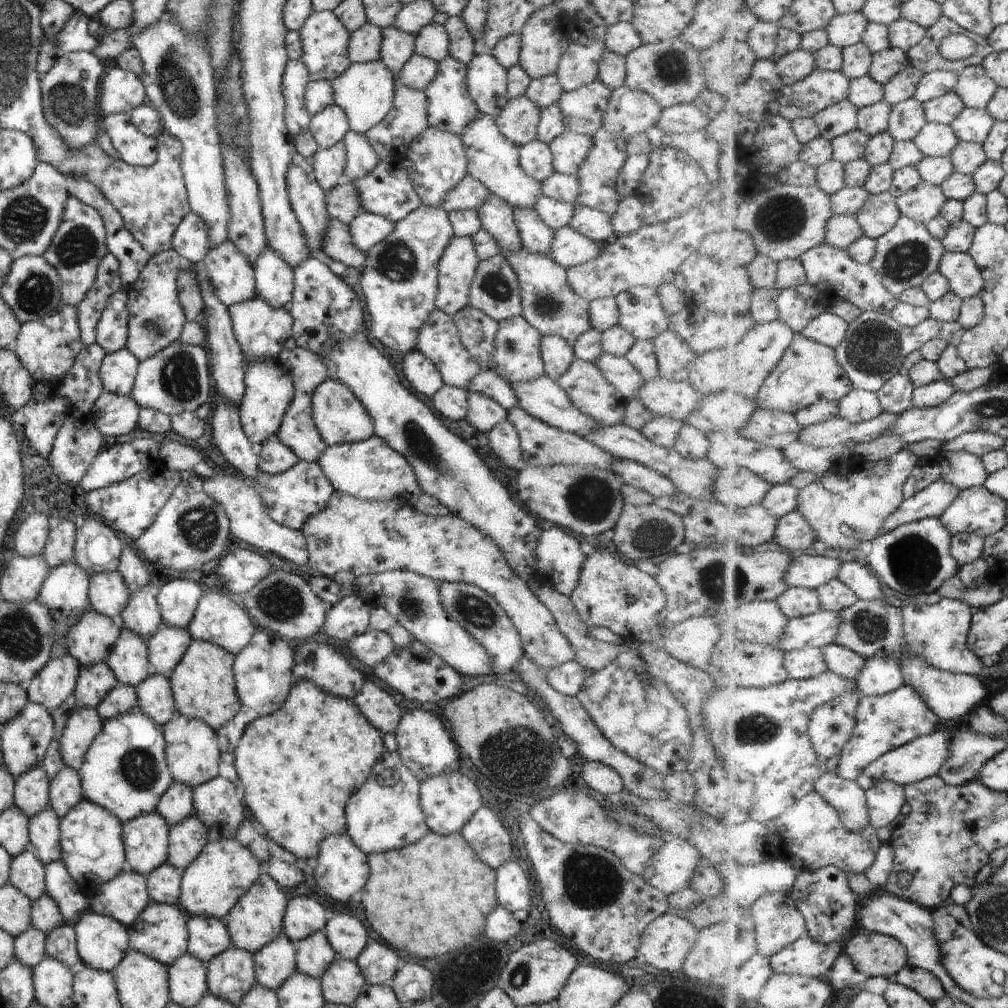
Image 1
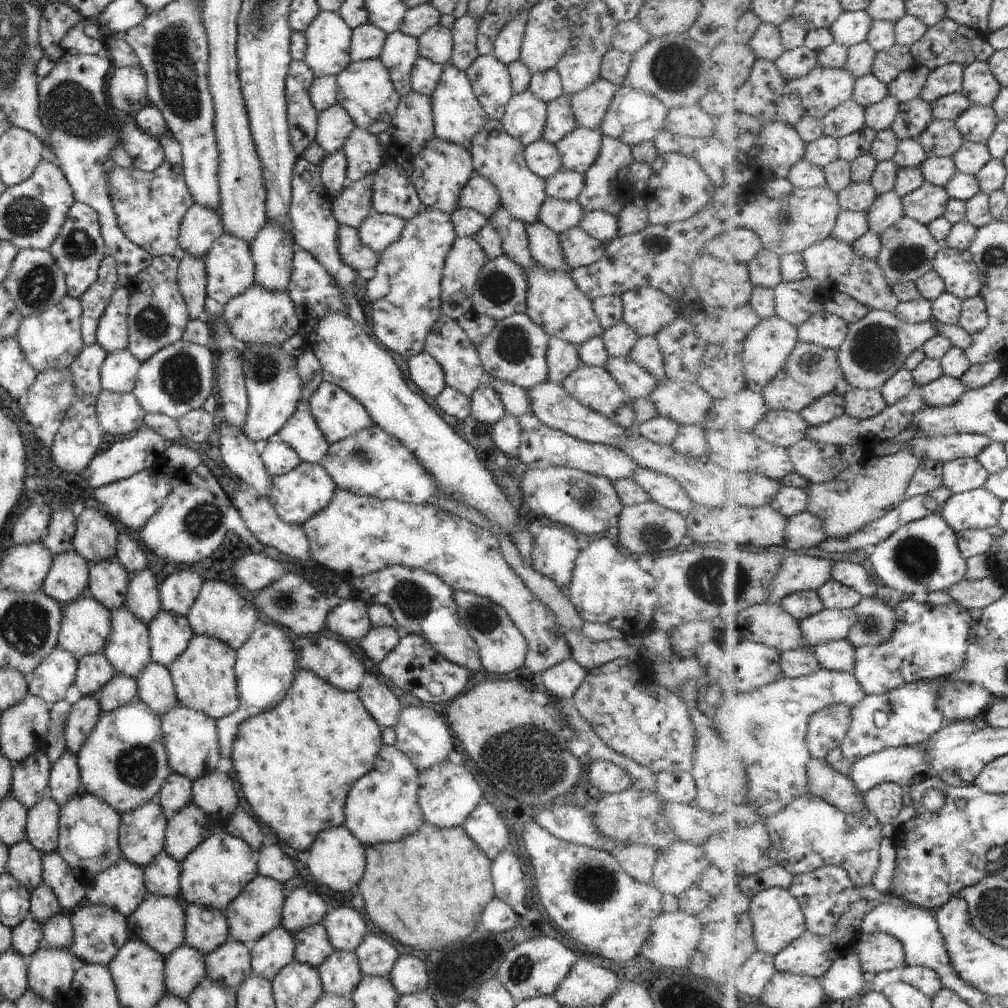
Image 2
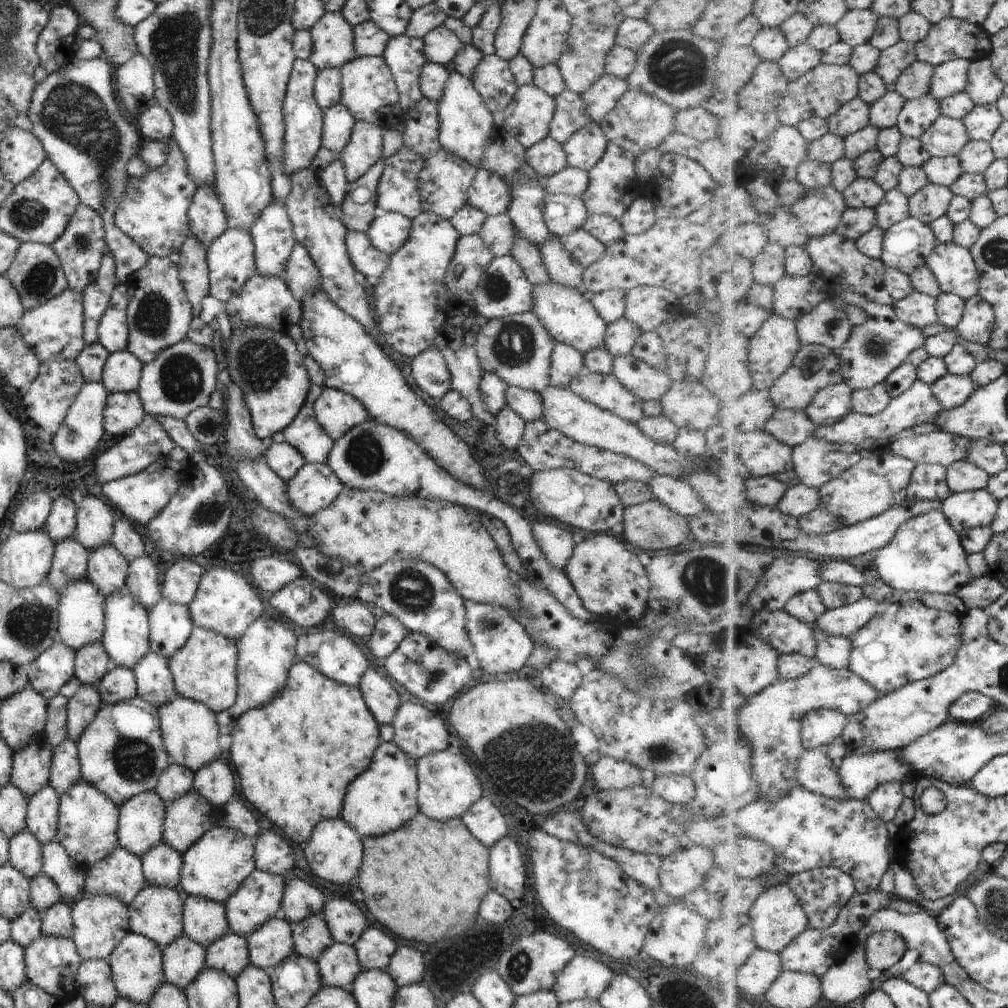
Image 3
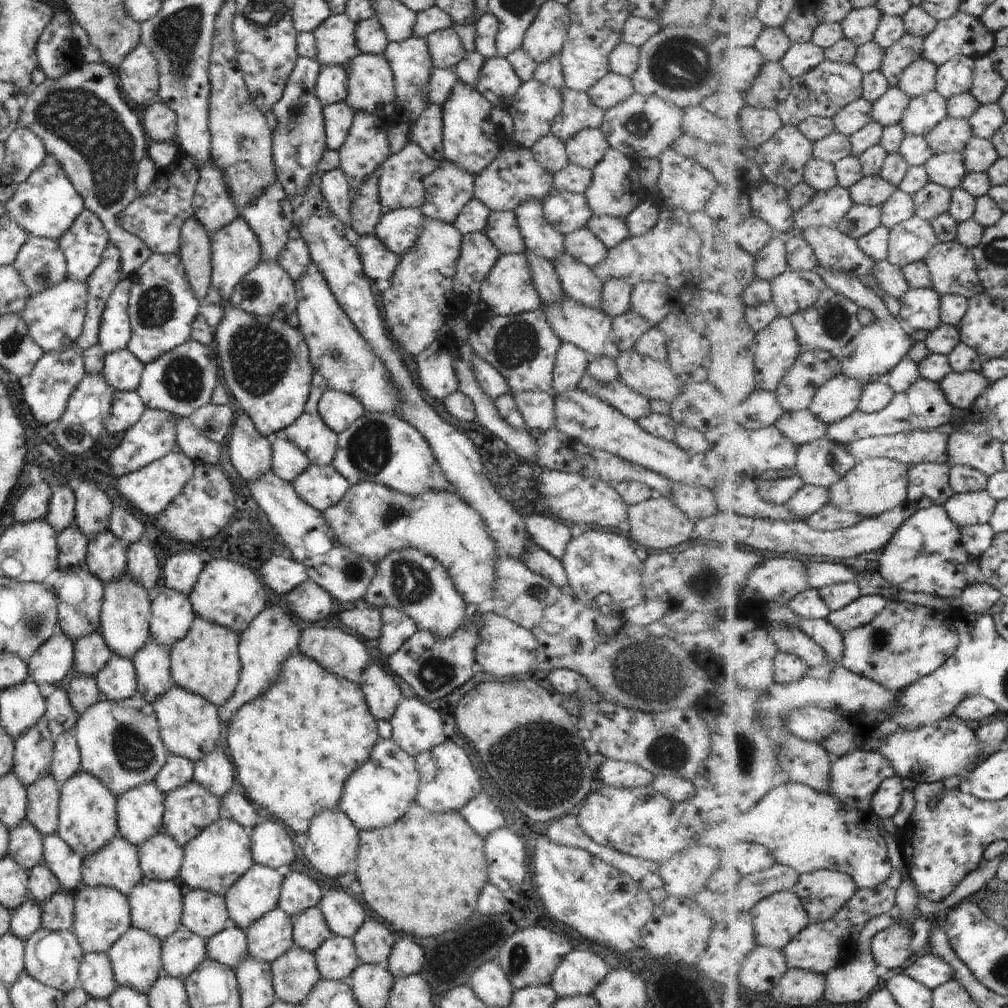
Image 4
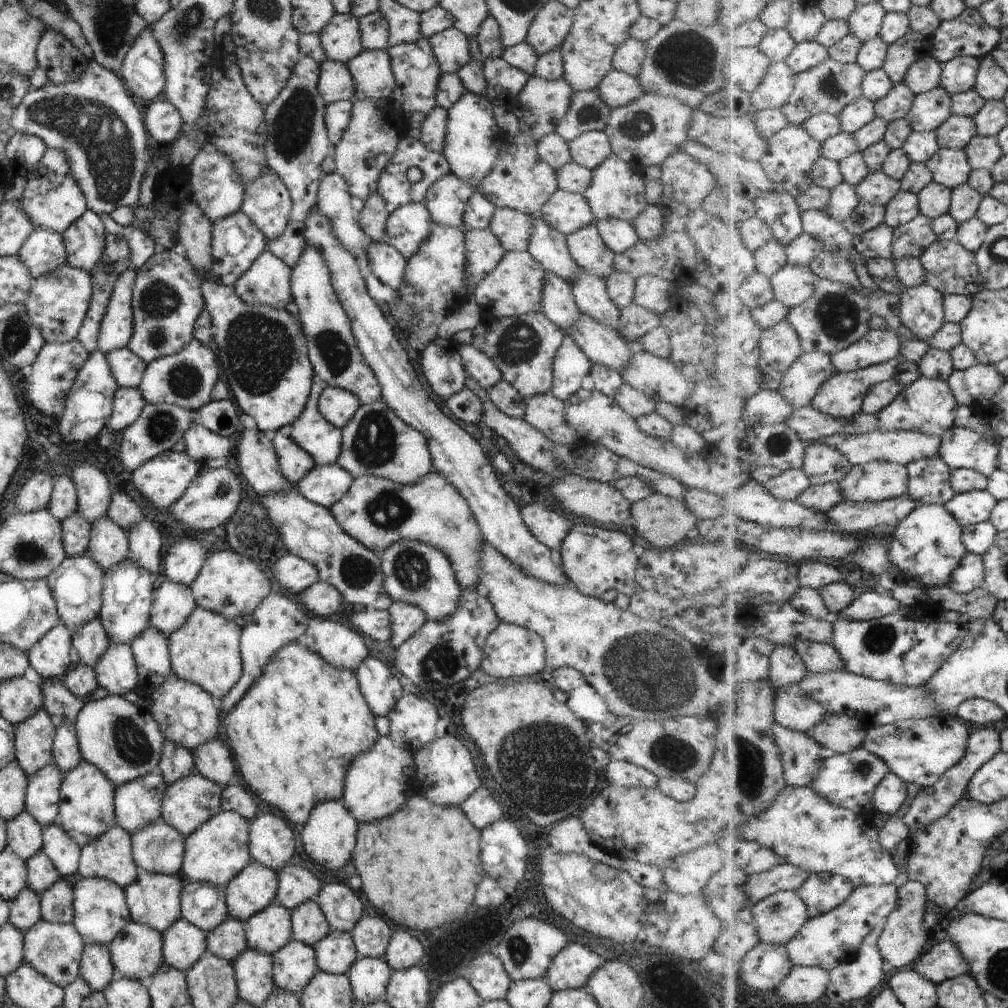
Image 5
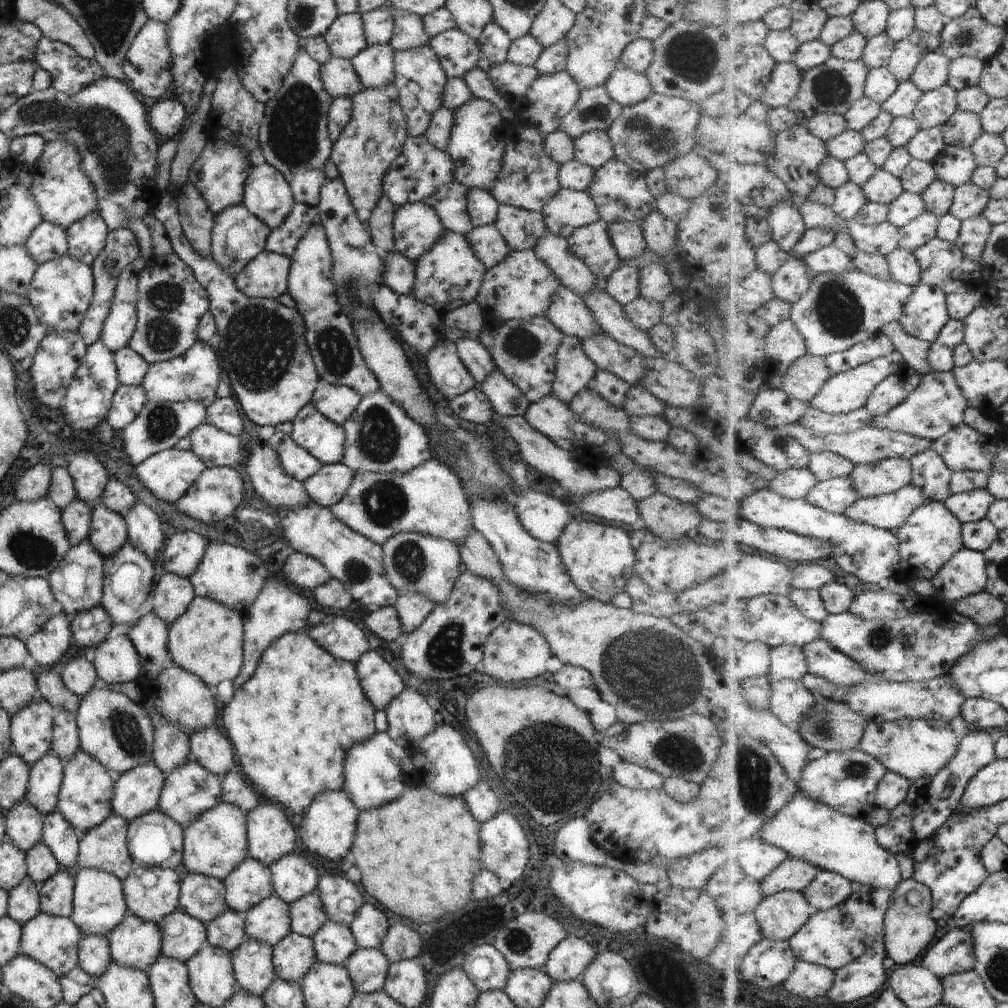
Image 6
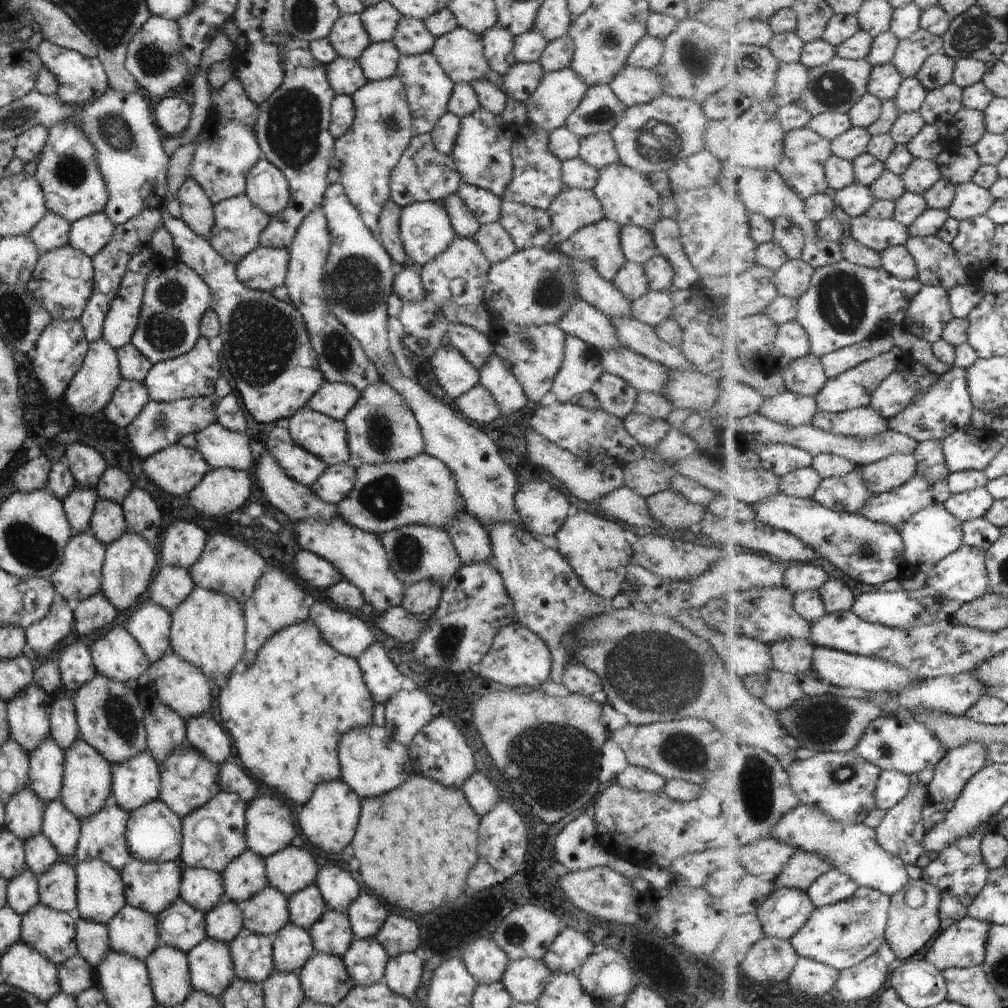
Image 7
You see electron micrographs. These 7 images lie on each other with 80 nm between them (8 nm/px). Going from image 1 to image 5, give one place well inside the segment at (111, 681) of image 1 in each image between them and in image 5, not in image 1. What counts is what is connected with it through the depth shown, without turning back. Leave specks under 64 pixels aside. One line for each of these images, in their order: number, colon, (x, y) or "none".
2: (92, 671)
3: (90, 661)
4: (90, 653)
5: (89, 642)

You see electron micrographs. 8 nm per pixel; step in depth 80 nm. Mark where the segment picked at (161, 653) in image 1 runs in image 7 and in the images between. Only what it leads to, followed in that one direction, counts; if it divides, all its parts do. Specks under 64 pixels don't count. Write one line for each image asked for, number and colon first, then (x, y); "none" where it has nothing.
2: (168, 635)
3: (169, 625)
4: (170, 614)
5: (173, 603)
6: (171, 596)
7: (171, 585)

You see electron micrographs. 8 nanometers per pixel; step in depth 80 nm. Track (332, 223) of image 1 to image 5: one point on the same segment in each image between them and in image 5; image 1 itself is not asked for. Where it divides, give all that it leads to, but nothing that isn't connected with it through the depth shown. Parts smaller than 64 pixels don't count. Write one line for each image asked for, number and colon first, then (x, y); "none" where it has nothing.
2: (352, 253)
3: (365, 258)
4: (377, 263)
5: (384, 262)

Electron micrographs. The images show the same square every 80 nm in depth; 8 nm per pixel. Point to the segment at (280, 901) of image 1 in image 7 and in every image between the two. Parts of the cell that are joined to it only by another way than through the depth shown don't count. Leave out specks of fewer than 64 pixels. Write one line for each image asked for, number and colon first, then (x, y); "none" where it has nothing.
2: (256, 910)
3: (257, 899)
4: (256, 891)
5: (253, 888)
6: (249, 882)
7: (244, 876)

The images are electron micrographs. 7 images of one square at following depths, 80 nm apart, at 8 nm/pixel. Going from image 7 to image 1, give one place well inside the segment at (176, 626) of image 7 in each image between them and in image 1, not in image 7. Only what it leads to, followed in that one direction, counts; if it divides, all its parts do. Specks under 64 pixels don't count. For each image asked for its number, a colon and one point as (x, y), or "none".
1: (202, 685)
2: (202, 675)
3: (203, 670)
4: (204, 661)
5: (205, 651)
6: (206, 640)

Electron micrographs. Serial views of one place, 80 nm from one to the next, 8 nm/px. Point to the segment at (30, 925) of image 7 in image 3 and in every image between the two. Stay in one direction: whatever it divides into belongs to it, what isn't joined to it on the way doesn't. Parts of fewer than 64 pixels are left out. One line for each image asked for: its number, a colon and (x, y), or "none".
3: (51, 963)
4: (53, 960)
5: (52, 950)
6: (52, 941)

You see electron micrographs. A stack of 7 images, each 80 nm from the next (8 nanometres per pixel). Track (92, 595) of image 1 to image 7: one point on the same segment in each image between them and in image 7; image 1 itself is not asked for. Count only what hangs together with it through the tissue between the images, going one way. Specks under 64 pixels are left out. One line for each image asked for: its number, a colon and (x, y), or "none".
2: (107, 583)
3: (106, 569)
4: (105, 559)
5: (107, 544)
6: (107, 532)
7: (107, 523)

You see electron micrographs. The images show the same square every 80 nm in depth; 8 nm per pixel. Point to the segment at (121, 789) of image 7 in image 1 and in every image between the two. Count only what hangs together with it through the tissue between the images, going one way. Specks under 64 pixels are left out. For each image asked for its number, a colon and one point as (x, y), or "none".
1: (145, 838)
2: (140, 836)
3: (140, 818)
4: (139, 810)
5: (136, 803)
6: (135, 792)

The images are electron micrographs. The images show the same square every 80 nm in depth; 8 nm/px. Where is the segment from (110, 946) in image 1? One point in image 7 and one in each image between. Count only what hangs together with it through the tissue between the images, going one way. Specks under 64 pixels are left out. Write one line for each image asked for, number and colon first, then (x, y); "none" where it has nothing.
2: (98, 932)
3: (99, 922)
4: (100, 916)
5: (99, 911)
6: (98, 904)
7: (98, 891)

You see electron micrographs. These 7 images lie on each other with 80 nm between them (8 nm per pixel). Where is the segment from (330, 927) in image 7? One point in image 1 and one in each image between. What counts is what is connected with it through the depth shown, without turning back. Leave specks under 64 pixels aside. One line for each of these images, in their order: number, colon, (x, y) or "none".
1: (341, 983)
2: (339, 975)
3: (337, 965)
4: (335, 959)
5: (334, 953)
6: (333, 943)

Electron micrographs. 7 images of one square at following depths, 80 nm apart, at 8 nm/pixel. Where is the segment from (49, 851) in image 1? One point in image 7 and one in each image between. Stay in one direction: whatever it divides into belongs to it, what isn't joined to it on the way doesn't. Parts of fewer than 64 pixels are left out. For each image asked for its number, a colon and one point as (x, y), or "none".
2: (41, 830)
3: (41, 819)
4: (41, 812)
5: (41, 797)
6: (45, 775)
7: (45, 763)

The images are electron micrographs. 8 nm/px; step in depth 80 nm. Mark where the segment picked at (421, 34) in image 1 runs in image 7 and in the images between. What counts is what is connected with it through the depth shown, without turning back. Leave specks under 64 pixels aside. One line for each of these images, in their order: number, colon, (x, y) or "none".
2: (435, 45)
3: (439, 44)
4: (444, 47)
5: (450, 47)
6: (456, 52)
7: (459, 53)

